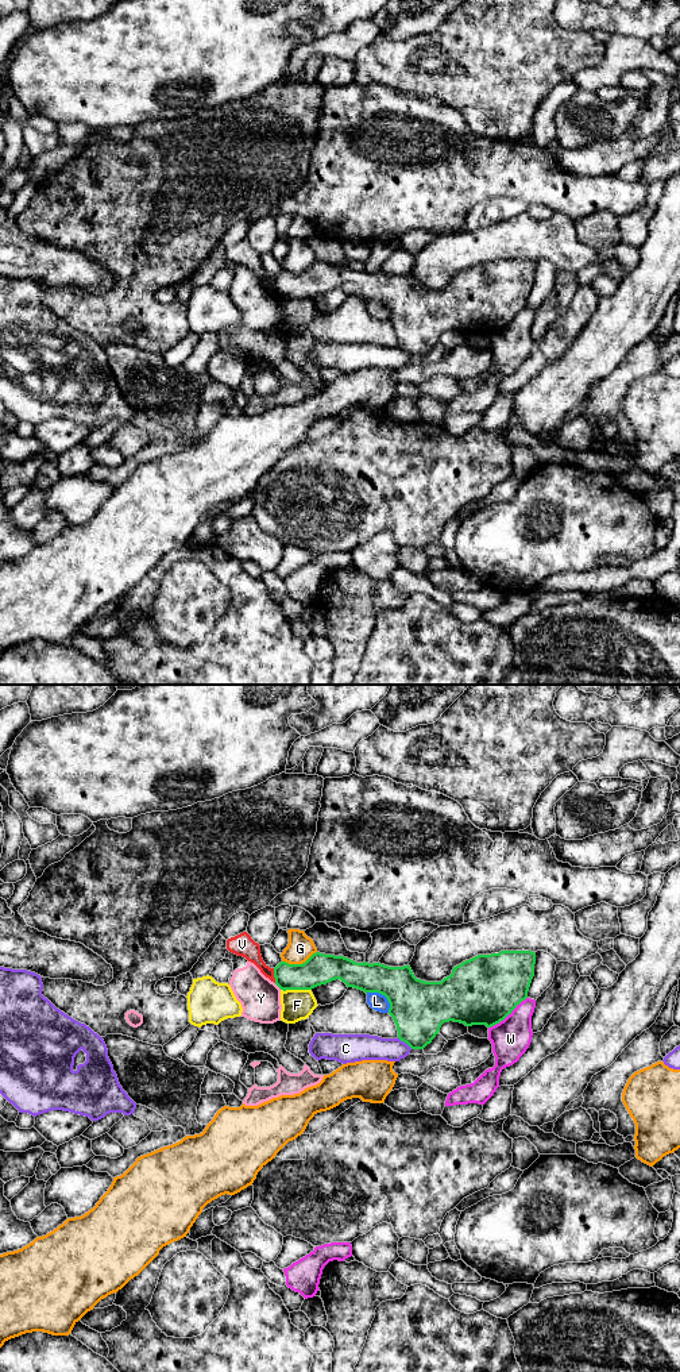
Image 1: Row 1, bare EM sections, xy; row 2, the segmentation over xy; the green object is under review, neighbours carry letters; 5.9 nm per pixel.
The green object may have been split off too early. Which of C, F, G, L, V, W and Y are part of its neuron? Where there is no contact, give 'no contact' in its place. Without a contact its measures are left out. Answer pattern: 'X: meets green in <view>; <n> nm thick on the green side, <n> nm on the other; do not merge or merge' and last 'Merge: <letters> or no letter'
C: meets green in xy; 320 nm thick on the green side, 160 nm on the other; do not merge
F: meets green in xy; 190 nm thick on the green side, 180 nm on the other; do not merge
G: meets green in xy; 190 nm thick on the green side, 160 nm on the other; do not merge
L: meets green in xy; 320 nm thick on the green side, 100 nm on the other; do not merge
V: meets green in xy; 170 nm thick on the green side, 120 nm on the other; do not merge
W: meets green in xy; 400 nm thick on the green side, 240 nm on the other; do not merge
Y: meets green in xy; 170 nm thick on the green side, 240 nm on the other; do not merge
Merge: no letter

